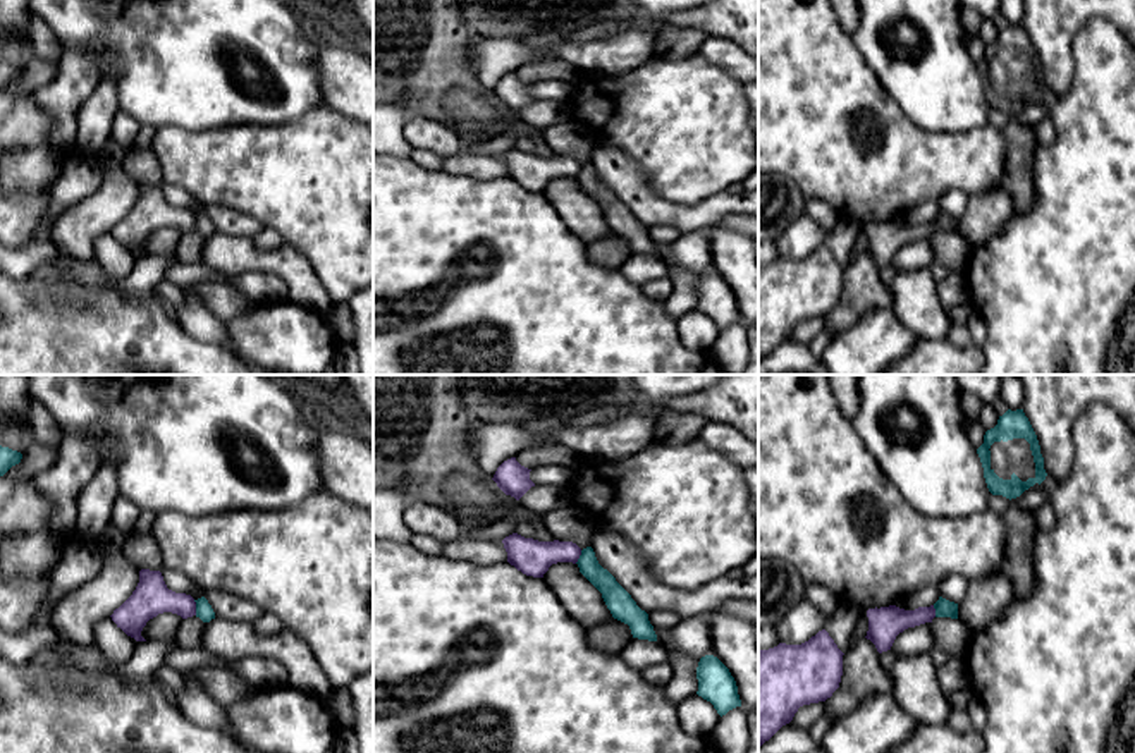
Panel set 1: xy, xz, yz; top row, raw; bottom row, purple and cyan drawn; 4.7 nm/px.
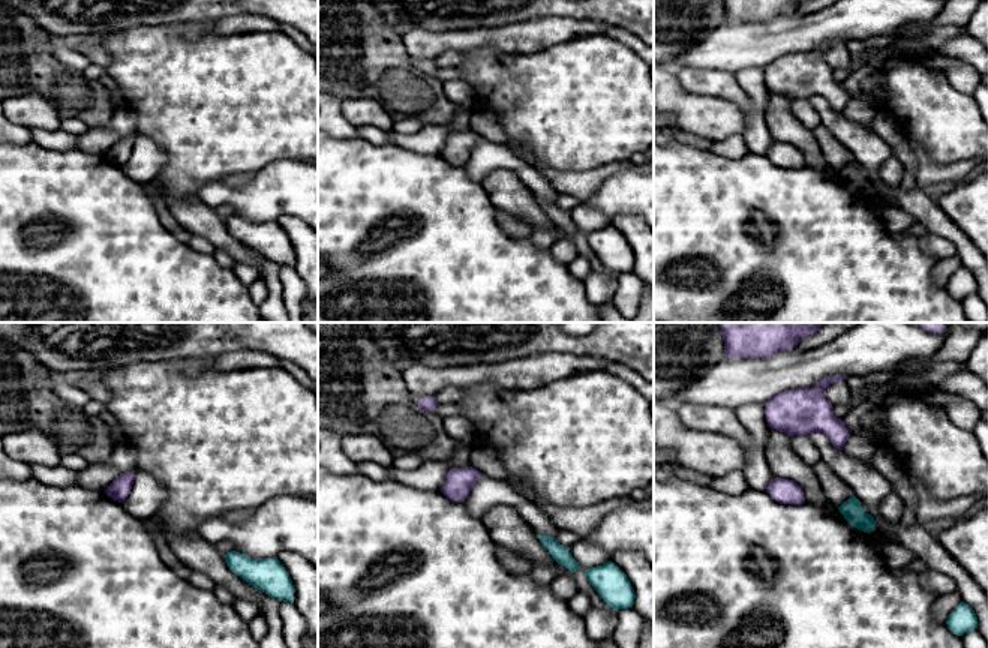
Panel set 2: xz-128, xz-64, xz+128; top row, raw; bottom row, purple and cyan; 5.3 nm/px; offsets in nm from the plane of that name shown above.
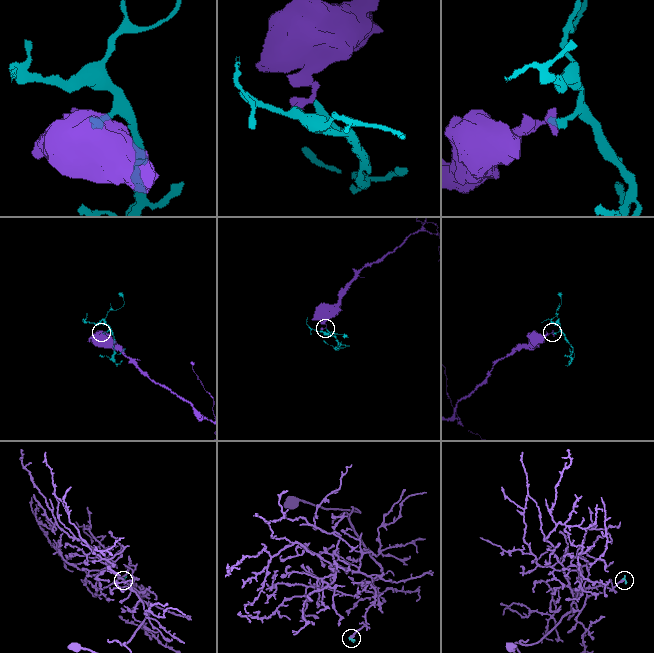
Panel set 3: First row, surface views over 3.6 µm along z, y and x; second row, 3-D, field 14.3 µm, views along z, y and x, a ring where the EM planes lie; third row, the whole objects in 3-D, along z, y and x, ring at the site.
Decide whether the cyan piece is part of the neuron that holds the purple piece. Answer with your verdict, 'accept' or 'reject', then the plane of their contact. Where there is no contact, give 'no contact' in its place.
reject | xy

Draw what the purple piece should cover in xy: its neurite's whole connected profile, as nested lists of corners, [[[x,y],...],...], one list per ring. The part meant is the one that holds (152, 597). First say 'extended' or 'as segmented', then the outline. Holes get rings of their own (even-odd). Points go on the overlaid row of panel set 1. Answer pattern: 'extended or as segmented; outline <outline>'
as segmented; outline [[[141,569],[136,590],[110,617],[127,636],[146,641],[143,628],[163,612],[187,619],[196,615],[196,602],[191,595],[169,590],[160,571]]]

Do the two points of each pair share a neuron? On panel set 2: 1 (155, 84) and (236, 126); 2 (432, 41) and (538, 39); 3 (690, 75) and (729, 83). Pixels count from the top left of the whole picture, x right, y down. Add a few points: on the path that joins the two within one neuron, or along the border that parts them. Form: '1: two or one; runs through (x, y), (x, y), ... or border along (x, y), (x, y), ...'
1: one; runs through (174, 84), (186, 84), (216, 107)
2: one; runs through (459, 39), (511, 38)
3: one; runs through (699, 81), (720, 83)

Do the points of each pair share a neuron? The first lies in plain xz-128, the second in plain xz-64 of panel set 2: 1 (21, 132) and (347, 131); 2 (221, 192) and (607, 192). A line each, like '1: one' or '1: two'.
1: one
2: one

